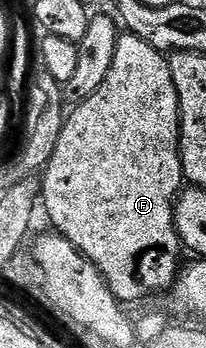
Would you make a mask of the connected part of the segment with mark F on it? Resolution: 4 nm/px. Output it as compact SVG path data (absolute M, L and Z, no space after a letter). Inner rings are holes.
M127 32L121 33L118 48L114 48L114 65L110 67L106 80L102 80L102 88L98 88L98 92L94 92L94 96L79 103L73 110L76 111L73 114L71 111L65 117L62 136L58 136L58 148L54 148L54 156L42 171L42 179L44 178L42 210L48 213L48 218L52 221L51 229L66 240L70 240L70 244L74 244L74 248L82 251L96 265L98 272L106 280L110 292L121 304L143 303L152 298L151 294L156 294L159 290L167 291L176 281L176 276L182 269L182 261L180 262L182 247L176 231L176 211L174 209L174 203L180 197L182 187L185 185L180 159L180 101L178 100L178 88L174 88L174 76L168 67L168 58L161 51L146 44L146 40L138 40L138 36Z

